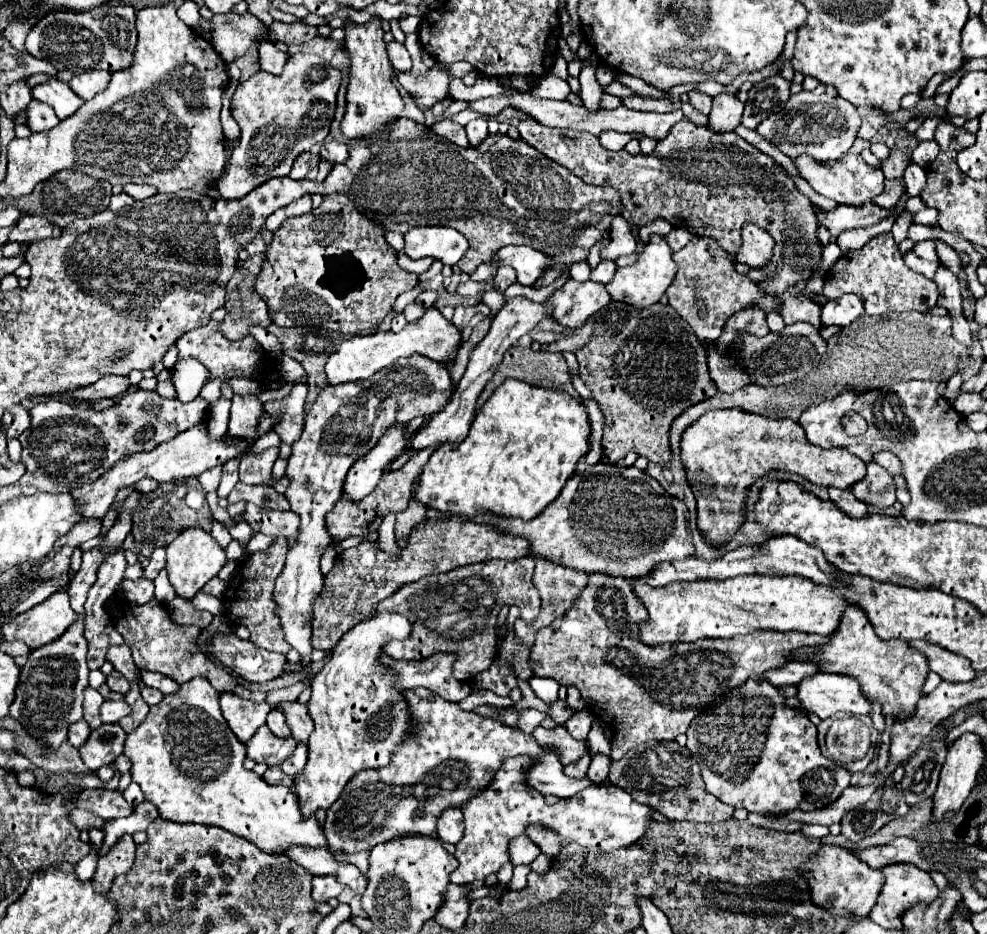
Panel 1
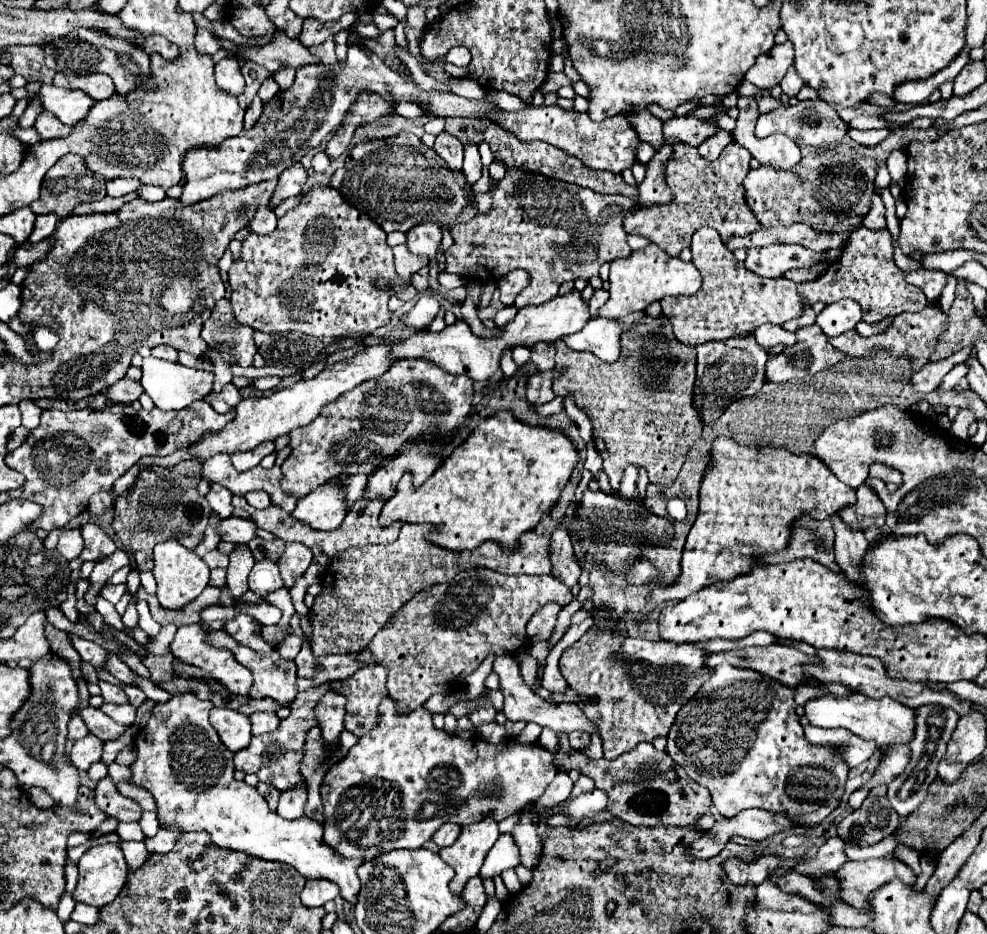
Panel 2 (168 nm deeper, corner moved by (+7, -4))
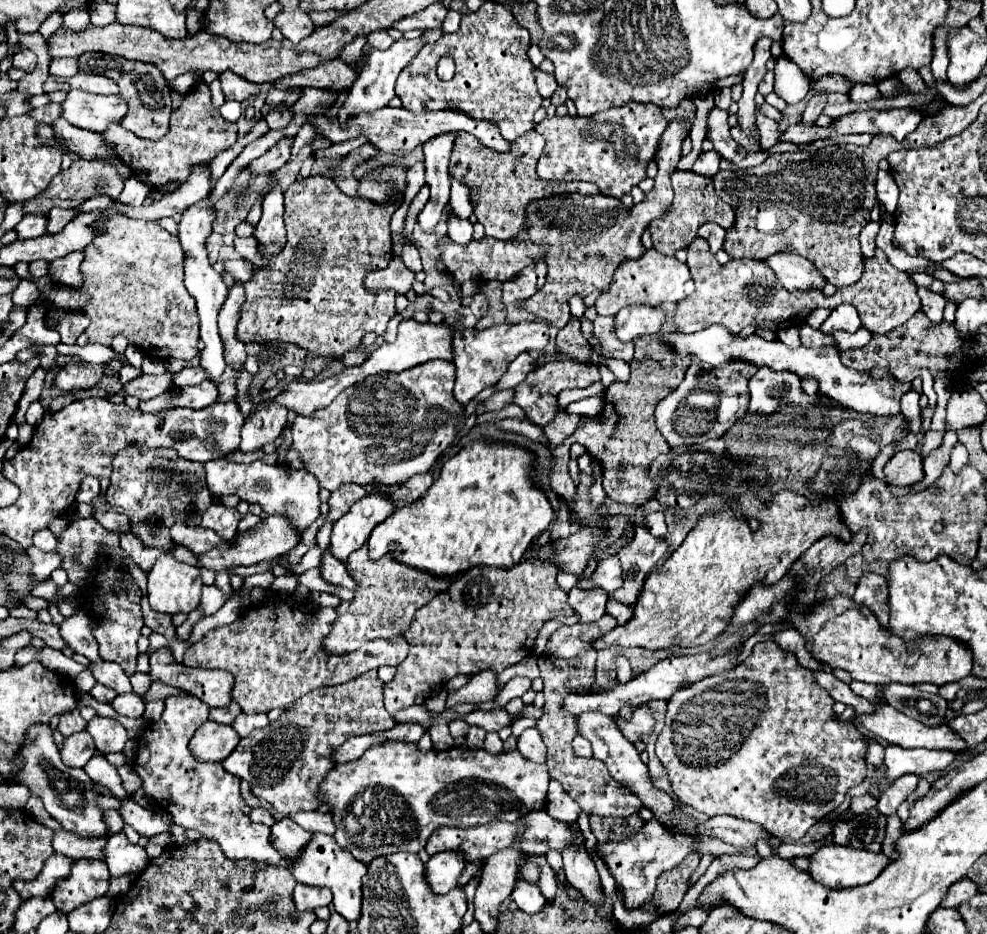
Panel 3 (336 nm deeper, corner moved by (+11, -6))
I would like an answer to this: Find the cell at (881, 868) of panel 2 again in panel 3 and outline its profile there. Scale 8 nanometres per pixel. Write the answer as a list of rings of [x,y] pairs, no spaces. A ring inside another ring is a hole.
[[[839,844],[819,848],[811,858],[809,874],[827,888],[853,888],[873,882],[889,864],[885,854],[855,850]]]

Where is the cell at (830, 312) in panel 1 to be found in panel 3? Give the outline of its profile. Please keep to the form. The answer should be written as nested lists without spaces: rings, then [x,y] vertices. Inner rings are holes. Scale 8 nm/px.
[[[841,304],[837,306],[829,318],[821,324],[821,330],[825,334],[833,334],[835,330],[845,330],[845,332],[857,332],[861,328],[861,320],[857,310],[851,304]]]

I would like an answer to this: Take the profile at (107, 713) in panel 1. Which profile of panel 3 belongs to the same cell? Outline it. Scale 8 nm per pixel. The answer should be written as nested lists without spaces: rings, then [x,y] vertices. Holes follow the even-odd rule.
[[[135,692],[119,694],[119,696],[111,702],[111,706],[117,710],[117,714],[129,716],[129,718],[139,718],[139,716],[143,716],[143,712],[145,712],[143,696],[135,694]]]

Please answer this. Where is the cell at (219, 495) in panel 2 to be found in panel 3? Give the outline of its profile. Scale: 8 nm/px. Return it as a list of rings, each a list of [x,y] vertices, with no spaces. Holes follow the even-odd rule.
[[[213,502],[201,520],[203,528],[215,530],[223,540],[233,540],[237,534],[237,524],[241,520],[241,514],[237,508],[227,508],[219,502]]]

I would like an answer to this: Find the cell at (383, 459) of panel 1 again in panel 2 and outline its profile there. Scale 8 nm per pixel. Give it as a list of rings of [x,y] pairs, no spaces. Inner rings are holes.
[[[337,476],[301,498],[293,510],[293,518],[307,522],[315,530],[335,530],[341,526],[347,512],[349,504],[345,498],[345,486]]]

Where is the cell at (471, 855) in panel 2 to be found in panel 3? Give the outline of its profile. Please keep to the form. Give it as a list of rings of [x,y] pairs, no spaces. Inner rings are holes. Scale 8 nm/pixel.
[[[439,852],[425,864],[425,878],[435,894],[445,894],[457,886],[465,858],[457,852]]]

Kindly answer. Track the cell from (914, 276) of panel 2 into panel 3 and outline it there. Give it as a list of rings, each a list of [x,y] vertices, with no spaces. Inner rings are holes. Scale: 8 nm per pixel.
[[[919,288],[917,290],[917,294],[919,294],[919,298],[921,298],[921,310],[927,314],[927,318],[931,320],[931,322],[935,322],[935,324],[939,324],[941,320],[943,320],[943,310],[945,310],[945,300],[943,300],[943,296],[939,296],[939,294],[933,294],[933,292],[929,292],[927,288]]]

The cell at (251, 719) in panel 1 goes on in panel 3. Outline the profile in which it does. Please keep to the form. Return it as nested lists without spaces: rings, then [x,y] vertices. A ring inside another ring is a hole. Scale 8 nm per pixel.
[[[207,720],[189,740],[189,750],[199,762],[223,762],[239,740],[239,734],[231,726]]]

